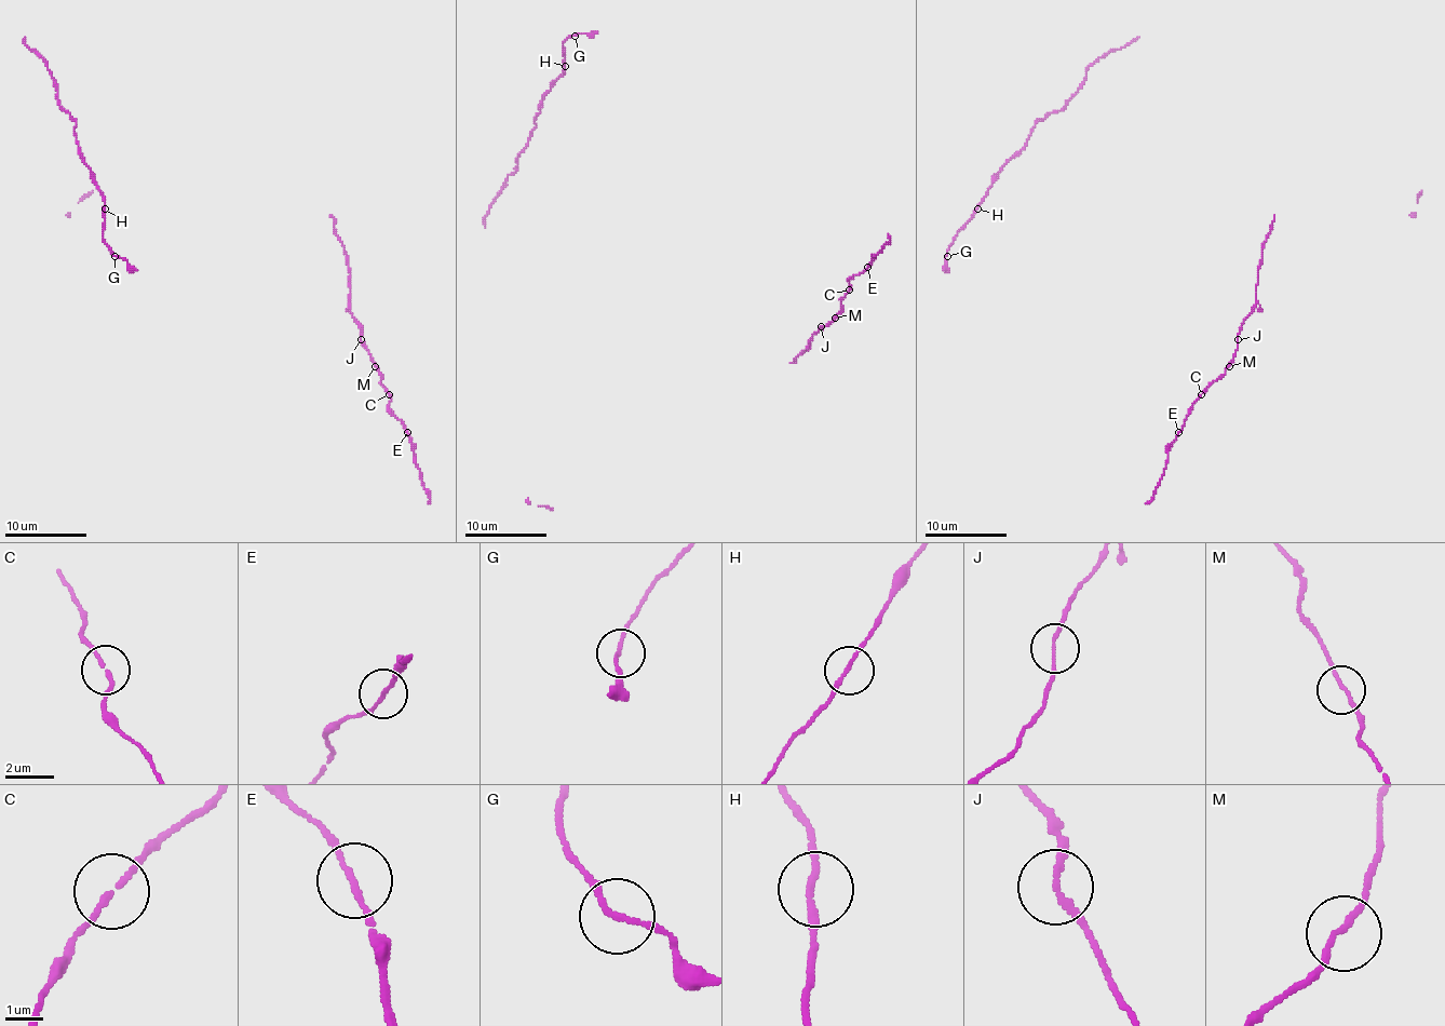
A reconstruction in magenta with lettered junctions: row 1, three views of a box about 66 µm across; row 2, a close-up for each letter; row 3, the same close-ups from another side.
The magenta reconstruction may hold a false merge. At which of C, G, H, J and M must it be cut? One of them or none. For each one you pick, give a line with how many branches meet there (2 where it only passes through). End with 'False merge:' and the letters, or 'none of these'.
False merge: none of these

